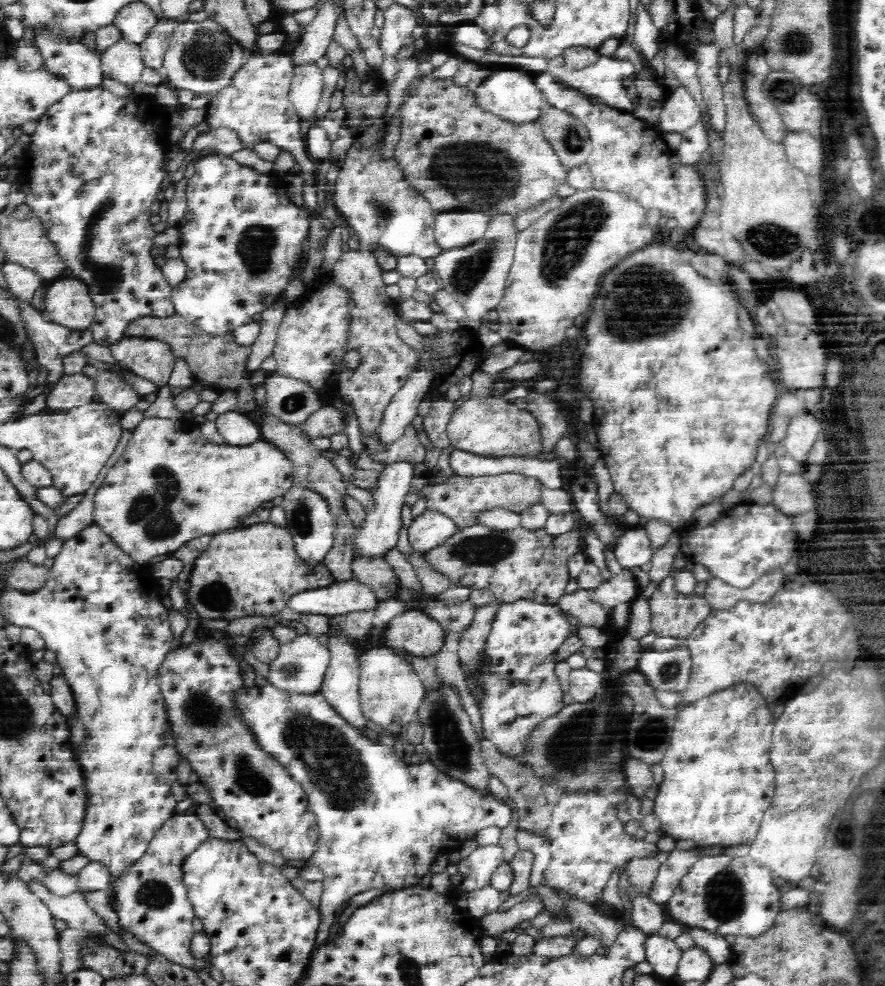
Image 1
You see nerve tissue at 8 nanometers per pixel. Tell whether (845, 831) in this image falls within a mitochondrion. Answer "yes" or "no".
no

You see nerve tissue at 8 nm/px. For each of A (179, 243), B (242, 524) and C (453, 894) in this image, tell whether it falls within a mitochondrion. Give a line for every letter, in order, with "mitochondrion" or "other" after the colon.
A: other
B: other
C: other

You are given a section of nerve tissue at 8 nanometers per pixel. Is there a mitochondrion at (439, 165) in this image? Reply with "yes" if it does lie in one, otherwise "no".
yes

